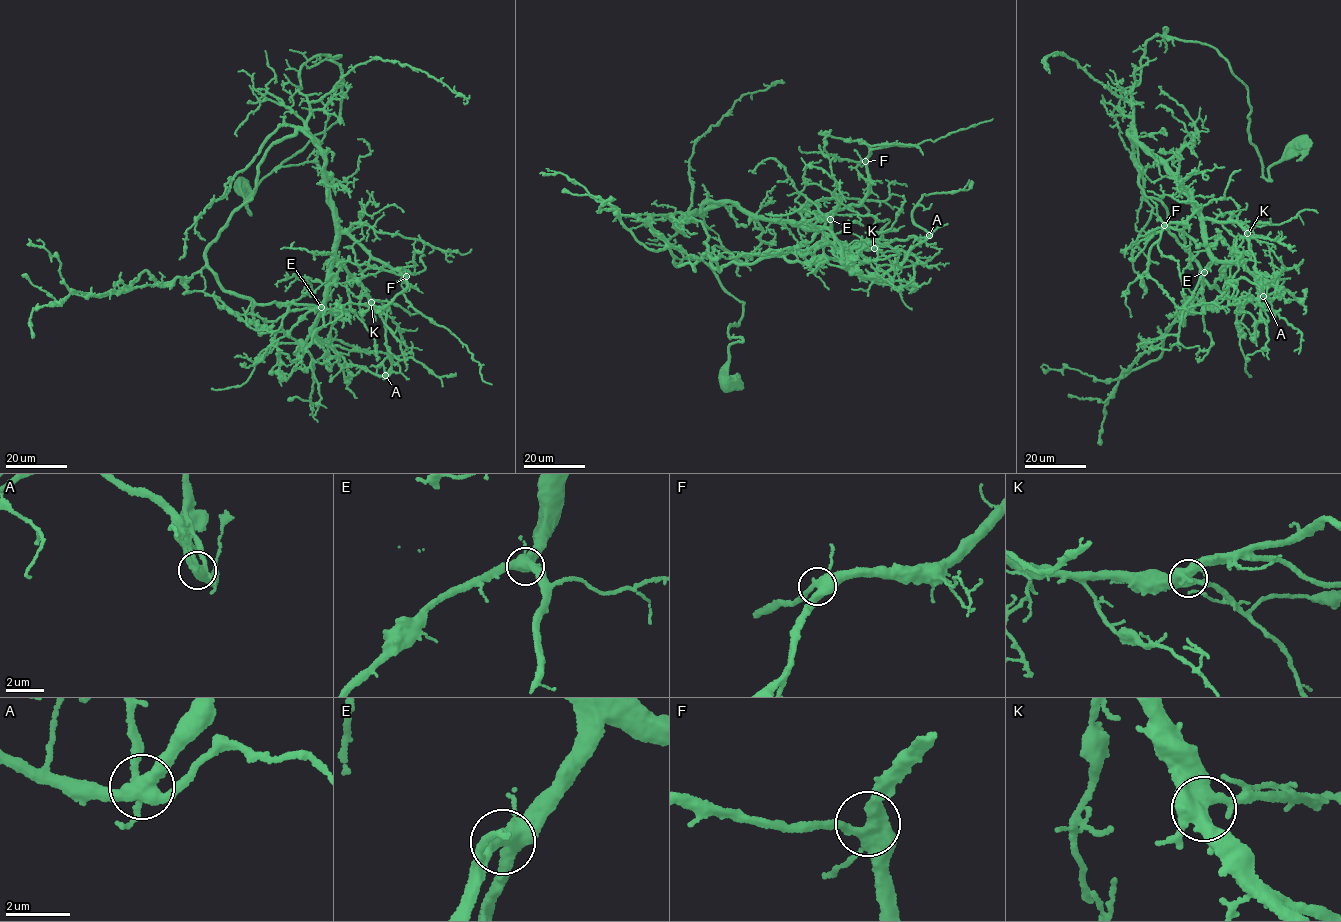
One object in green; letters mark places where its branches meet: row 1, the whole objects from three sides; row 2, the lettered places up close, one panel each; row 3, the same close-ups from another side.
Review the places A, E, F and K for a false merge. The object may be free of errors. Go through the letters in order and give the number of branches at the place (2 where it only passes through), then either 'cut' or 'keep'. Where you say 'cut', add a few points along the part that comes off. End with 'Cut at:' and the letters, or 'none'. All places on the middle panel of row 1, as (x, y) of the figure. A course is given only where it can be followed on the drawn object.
A: branches 5; cut; course (929, 235), (914, 222), (912, 213), (923, 195), (967, 190), (971, 181)
E: branches 4; keep
F: branches 4; keep
K: branches 5; keep
Cut at: A

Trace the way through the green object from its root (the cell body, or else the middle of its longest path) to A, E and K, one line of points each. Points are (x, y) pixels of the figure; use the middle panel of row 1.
A: (725, 381), (743, 302), (668, 244), (683, 215), (734, 202), (858, 247), (929, 235)
E: (725, 381), (743, 302), (668, 244), (674, 224), (734, 202), (806, 228), (830, 219)
K: (725, 381), (728, 348), (742, 339), (728, 329), (743, 302), (668, 244), (681, 217), (734, 202), (874, 248)

